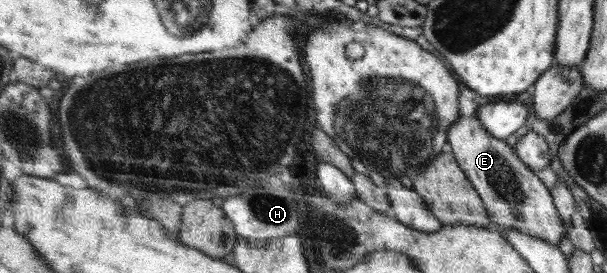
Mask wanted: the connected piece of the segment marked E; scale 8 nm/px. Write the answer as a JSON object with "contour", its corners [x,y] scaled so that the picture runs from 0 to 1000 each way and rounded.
{"contour":[[[784,407],[779,425],[755,436],[755,443],[745,451],[743,473],[738,476],[738,531],[740,553],[756,597],[756,612],[763,619],[763,630],[773,648],[774,667],[792,718],[801,773],[812,810],[811,835],[850,839],[858,853],[883,864],[908,897],[921,897],[934,846],[913,744],[906,689],[885,648],[883,634],[878,634],[878,623],[871,626],[868,619],[868,604],[855,586],[853,564],[845,560],[845,546],[832,516],[825,516],[825,509],[819,509],[804,487],[787,440]]]}

